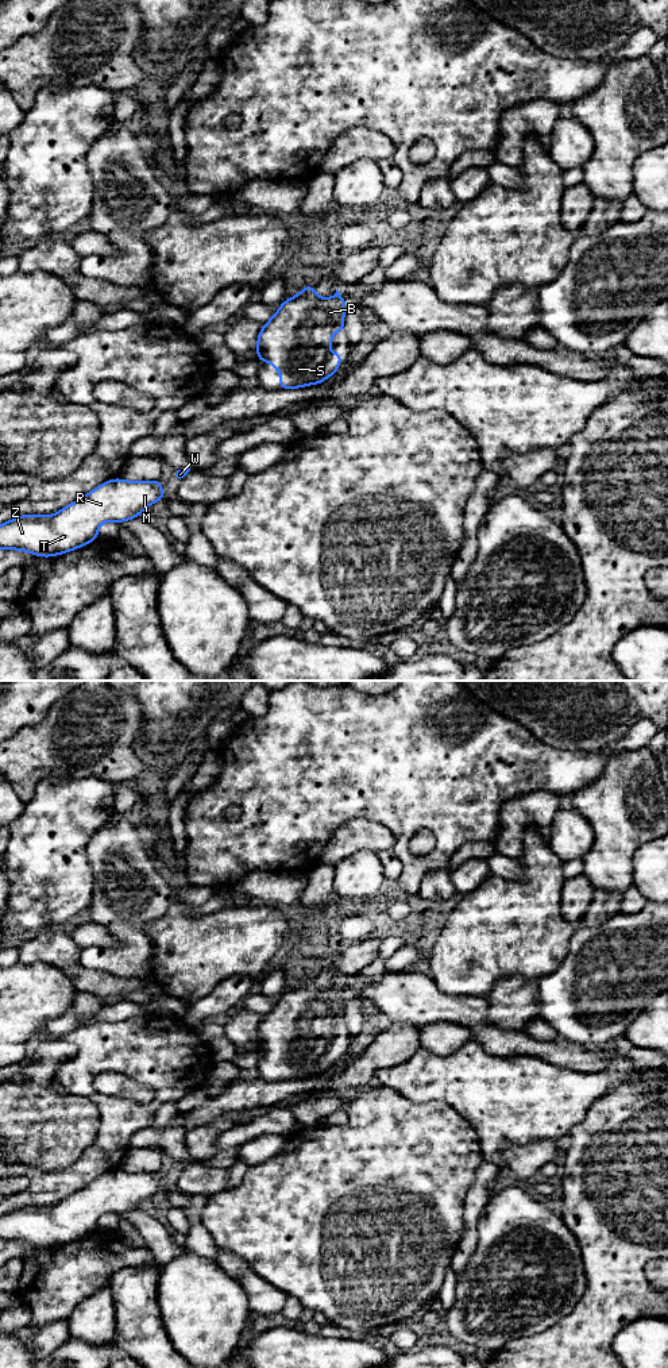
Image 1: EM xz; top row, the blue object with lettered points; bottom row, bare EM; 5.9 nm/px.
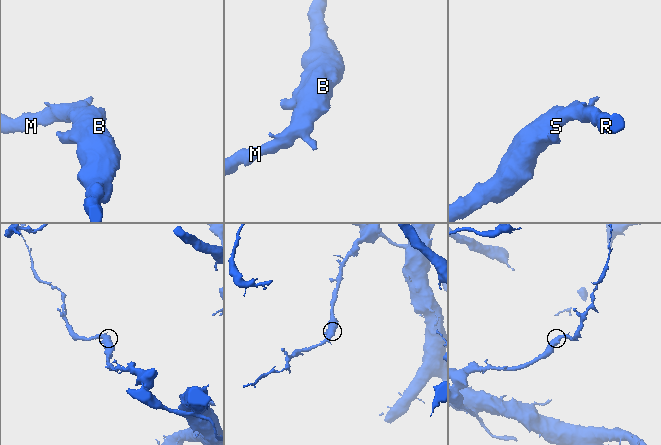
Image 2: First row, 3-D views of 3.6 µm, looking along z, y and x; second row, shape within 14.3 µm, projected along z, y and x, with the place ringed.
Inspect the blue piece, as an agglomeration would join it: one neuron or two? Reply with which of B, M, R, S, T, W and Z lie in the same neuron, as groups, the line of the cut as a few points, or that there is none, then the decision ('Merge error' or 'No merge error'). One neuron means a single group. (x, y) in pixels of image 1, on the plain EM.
Groups: B M R S T W Z. No split. No merge error

